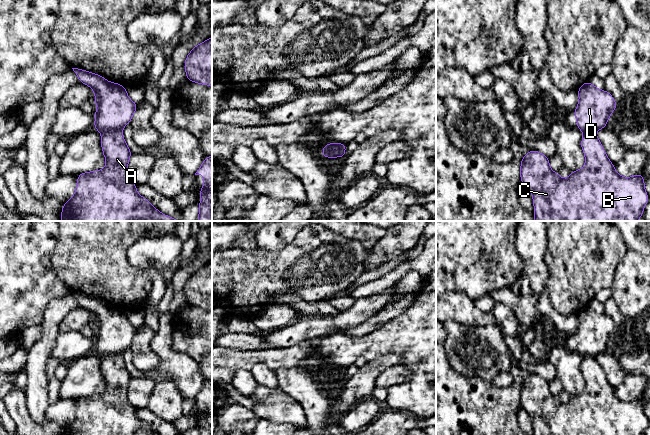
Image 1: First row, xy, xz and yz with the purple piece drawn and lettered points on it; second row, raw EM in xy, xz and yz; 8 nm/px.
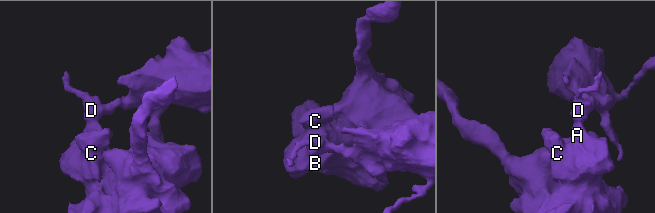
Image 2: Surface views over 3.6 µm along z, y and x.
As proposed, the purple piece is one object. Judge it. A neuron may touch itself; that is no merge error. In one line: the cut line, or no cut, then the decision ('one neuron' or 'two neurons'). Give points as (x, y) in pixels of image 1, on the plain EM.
xy (121, 353), (101, 357) | two neurons

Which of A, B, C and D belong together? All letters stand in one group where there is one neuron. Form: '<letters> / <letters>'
A B C / D

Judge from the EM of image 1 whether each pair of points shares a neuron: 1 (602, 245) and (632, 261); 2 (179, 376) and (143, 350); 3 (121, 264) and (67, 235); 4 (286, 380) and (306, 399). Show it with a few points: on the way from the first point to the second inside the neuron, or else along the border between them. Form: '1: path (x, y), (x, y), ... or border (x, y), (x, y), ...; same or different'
1: border (620, 233), (625, 253), (613, 278); different
2: border (150, 339), (150, 348), (159, 358), (151, 370); different
3: path (108, 264), (99, 264), (80, 245); same
4: path (291, 384), (301, 394); same

